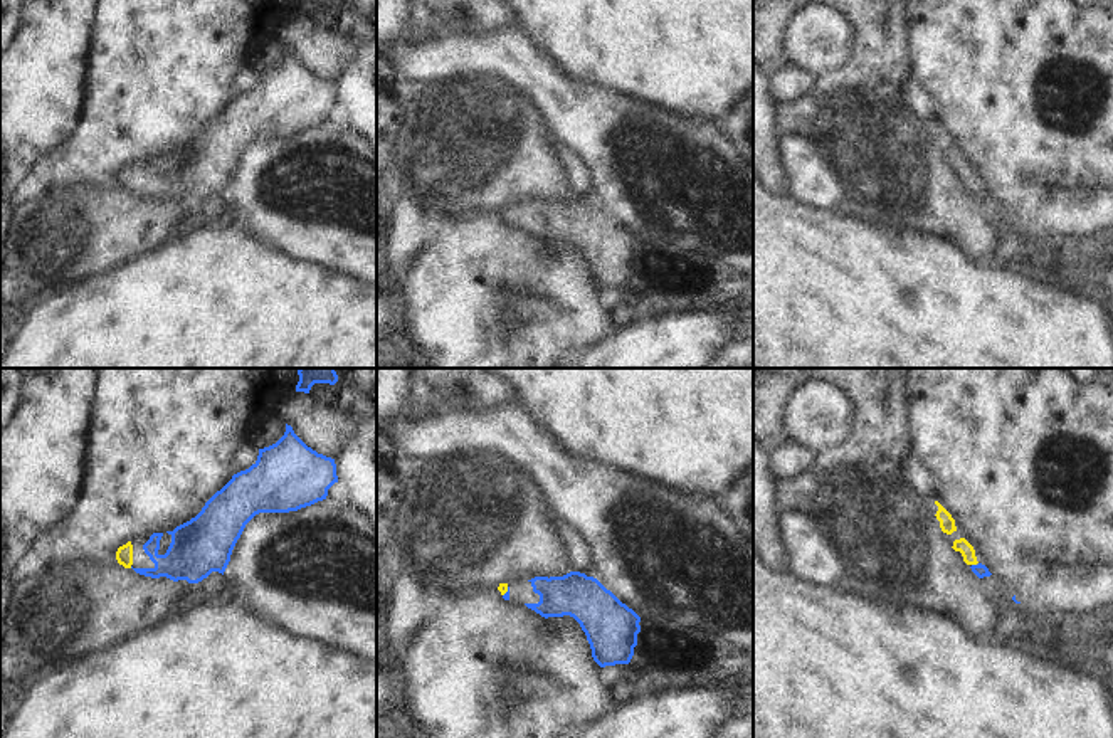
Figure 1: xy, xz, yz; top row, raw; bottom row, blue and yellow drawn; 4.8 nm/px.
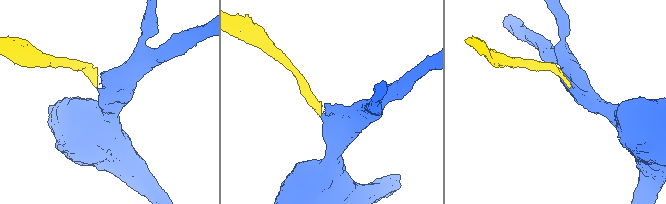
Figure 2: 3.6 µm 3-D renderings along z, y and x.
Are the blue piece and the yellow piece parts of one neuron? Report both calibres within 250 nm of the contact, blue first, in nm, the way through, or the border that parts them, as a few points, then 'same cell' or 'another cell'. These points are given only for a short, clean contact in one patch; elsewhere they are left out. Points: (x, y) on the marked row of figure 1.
70/70 nm | across yz (981, 570), (974, 565), (962, 545) | same cell

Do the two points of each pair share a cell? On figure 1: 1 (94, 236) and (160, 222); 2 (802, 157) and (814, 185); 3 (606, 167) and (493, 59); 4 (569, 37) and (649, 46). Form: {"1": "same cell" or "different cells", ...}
{"1": "same cell", "2": "same cell", "3": "same cell", "4": "same cell"}

